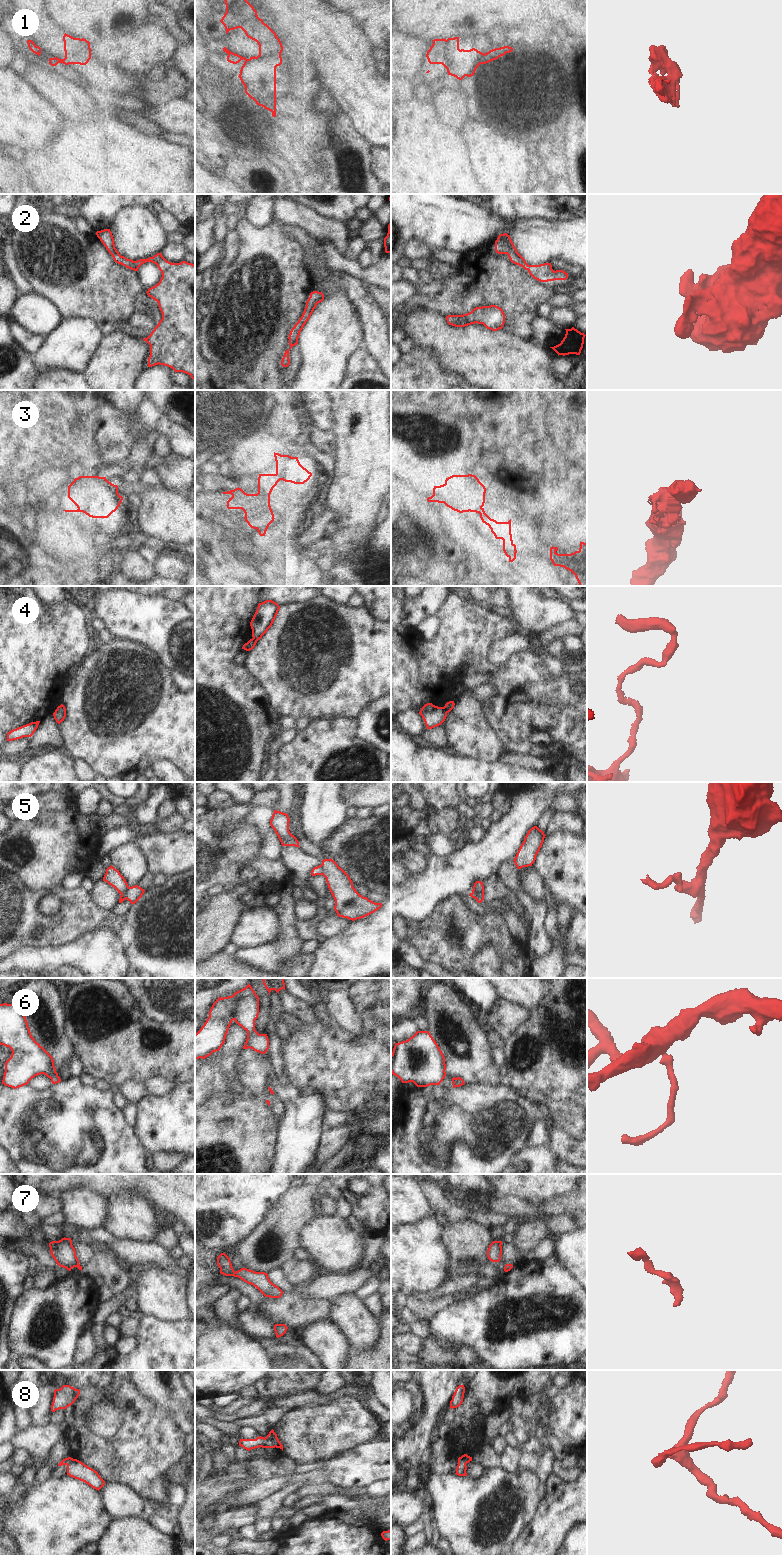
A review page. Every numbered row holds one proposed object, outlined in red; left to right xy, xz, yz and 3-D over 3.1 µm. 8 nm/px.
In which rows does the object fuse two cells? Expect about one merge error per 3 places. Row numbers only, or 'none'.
1, 4, 5

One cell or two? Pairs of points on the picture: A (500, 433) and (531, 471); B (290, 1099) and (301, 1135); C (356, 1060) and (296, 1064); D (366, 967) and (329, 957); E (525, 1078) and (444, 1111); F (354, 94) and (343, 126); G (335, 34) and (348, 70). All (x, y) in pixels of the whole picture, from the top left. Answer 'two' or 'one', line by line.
A: one
B: one
C: one
D: one
E: two
F: two
G: one

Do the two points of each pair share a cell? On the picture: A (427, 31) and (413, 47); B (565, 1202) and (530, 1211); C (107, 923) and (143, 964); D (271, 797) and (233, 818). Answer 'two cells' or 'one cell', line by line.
A: two cells
B: one cell
C: one cell
D: one cell

